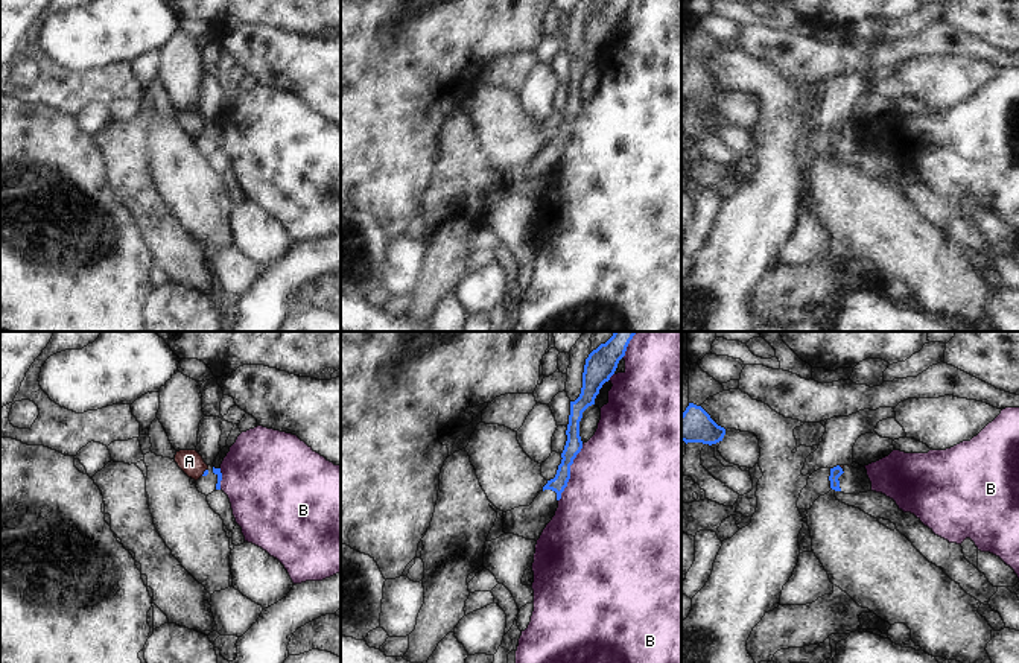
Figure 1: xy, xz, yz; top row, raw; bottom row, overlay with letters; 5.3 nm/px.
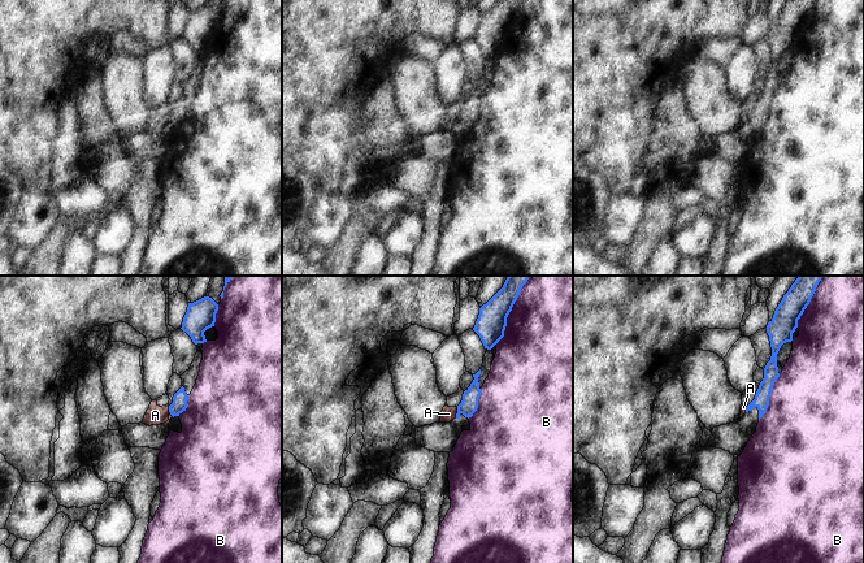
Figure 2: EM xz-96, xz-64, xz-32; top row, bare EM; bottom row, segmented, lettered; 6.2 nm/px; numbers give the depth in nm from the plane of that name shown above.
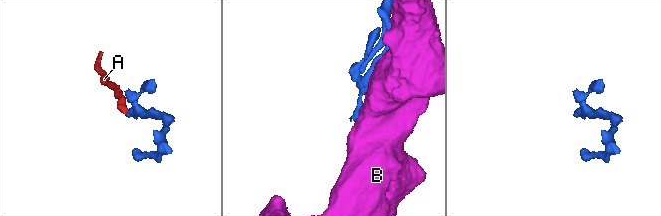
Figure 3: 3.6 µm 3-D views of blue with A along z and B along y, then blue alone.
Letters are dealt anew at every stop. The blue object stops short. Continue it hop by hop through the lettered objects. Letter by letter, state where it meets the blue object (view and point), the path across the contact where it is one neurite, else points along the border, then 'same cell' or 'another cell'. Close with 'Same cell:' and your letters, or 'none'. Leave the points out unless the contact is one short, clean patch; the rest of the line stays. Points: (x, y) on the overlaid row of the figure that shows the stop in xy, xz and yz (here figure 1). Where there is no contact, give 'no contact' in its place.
A: xy (204, 472) | along xy (207, 469), (201, 475) | another cell
B: xz (569, 473) | another cell
Same cell: none

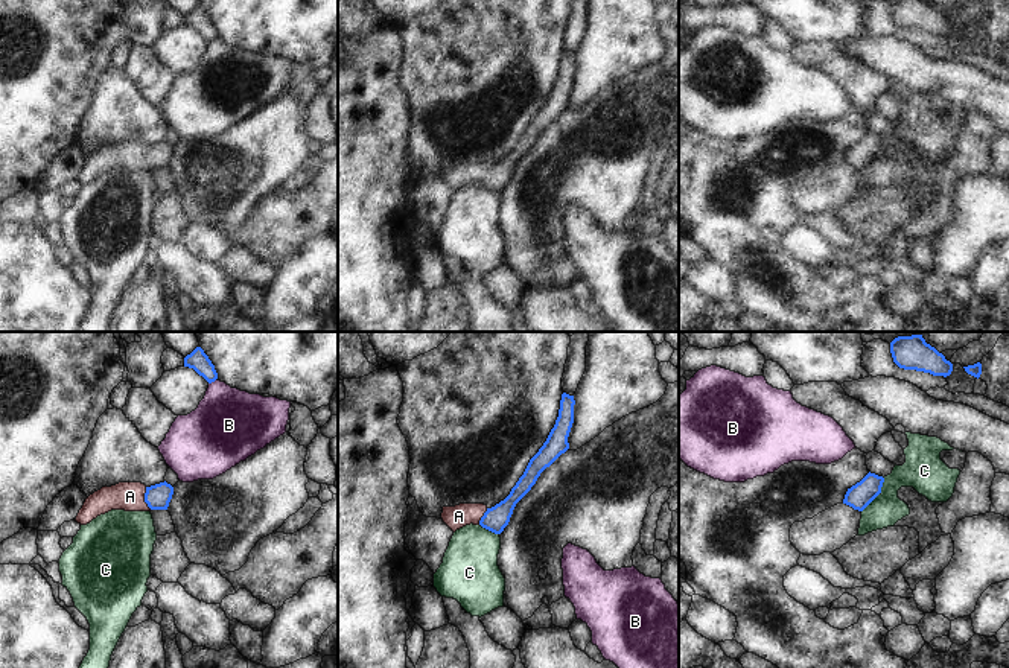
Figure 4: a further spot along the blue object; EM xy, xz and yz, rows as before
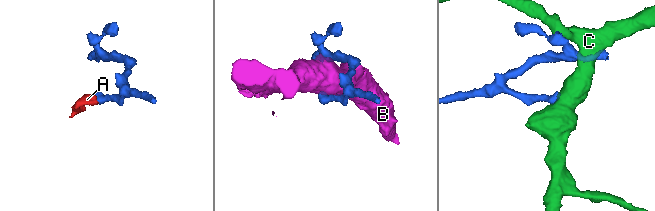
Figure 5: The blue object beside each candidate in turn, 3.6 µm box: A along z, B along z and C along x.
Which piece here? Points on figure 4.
A: xy (145, 498) | across xy (157, 496), (145, 498), (130, 496) | same cell
B: xy (212, 381) | another cell
C: yz (878, 493) | another cell
Same cell: A

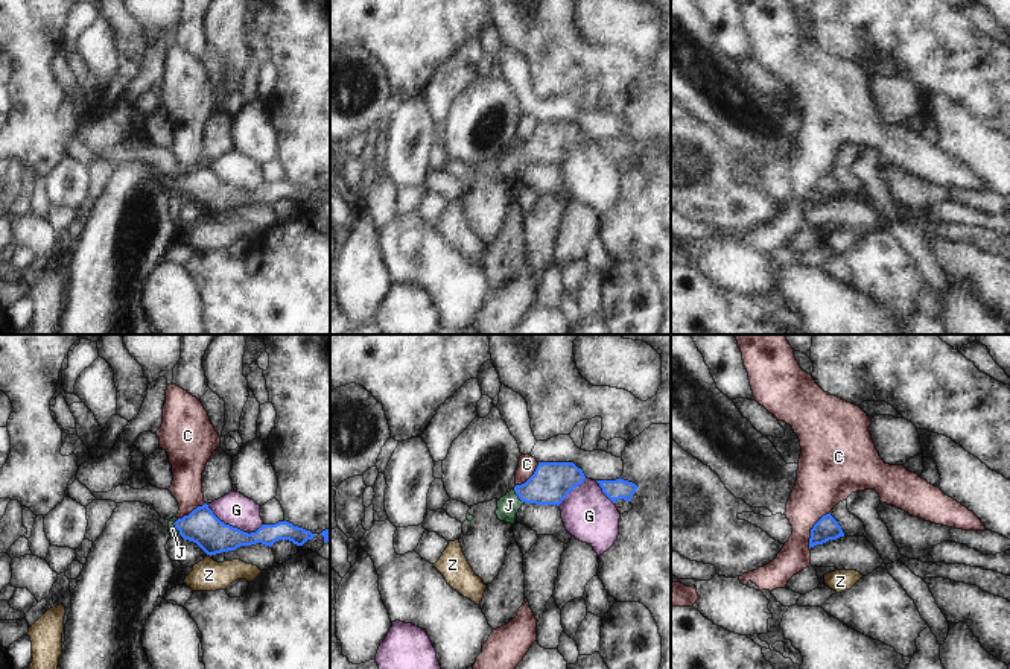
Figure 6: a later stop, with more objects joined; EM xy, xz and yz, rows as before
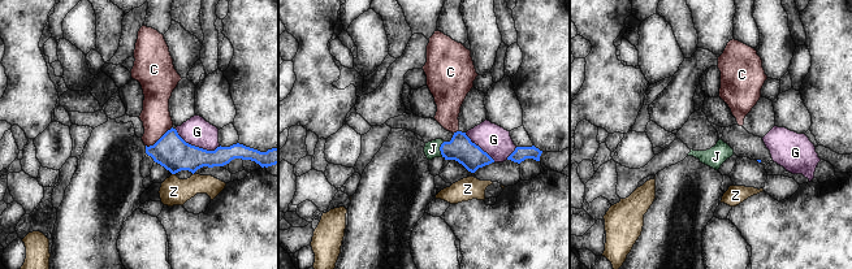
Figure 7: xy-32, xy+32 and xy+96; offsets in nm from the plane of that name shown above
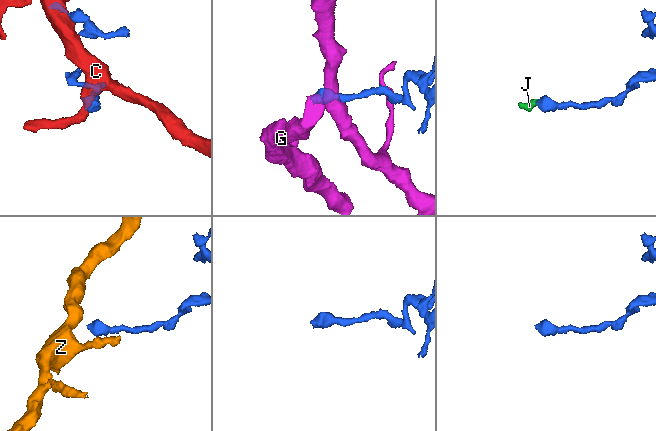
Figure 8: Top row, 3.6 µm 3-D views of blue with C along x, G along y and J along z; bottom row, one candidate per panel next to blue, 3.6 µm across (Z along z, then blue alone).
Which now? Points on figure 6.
C: yz (813, 528) | along yz (829, 511), (811, 529), (808, 546) | another cell
G: xy (235, 528) | along xy (207, 505), (221, 520), (244, 531), (254, 532), (263, 525) | another cell
J: xz (517, 494) | across xz (551, 482), (542, 488), (517, 494), (508, 505) | same cell
Z: xy (209, 554) | along xy (207, 554), (210, 557) | another cell
Same cell: J

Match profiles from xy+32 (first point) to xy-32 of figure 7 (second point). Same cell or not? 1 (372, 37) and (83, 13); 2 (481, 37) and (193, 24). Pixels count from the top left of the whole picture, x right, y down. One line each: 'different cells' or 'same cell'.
1: same cell
2: same cell

